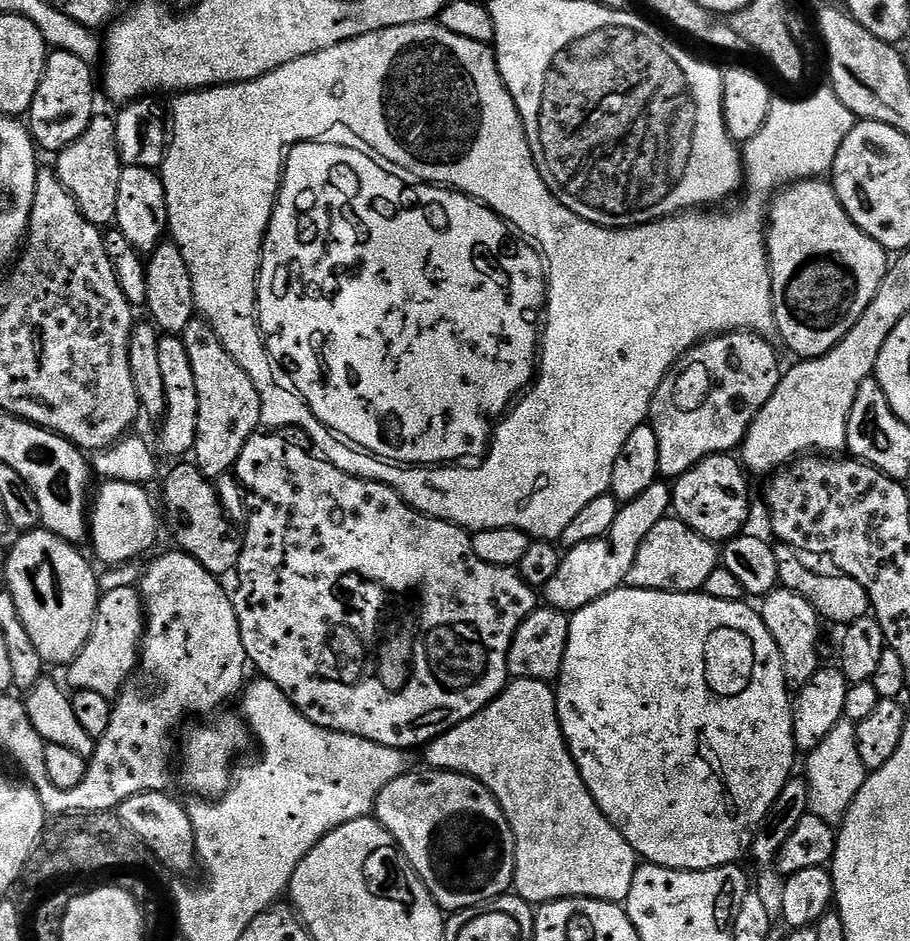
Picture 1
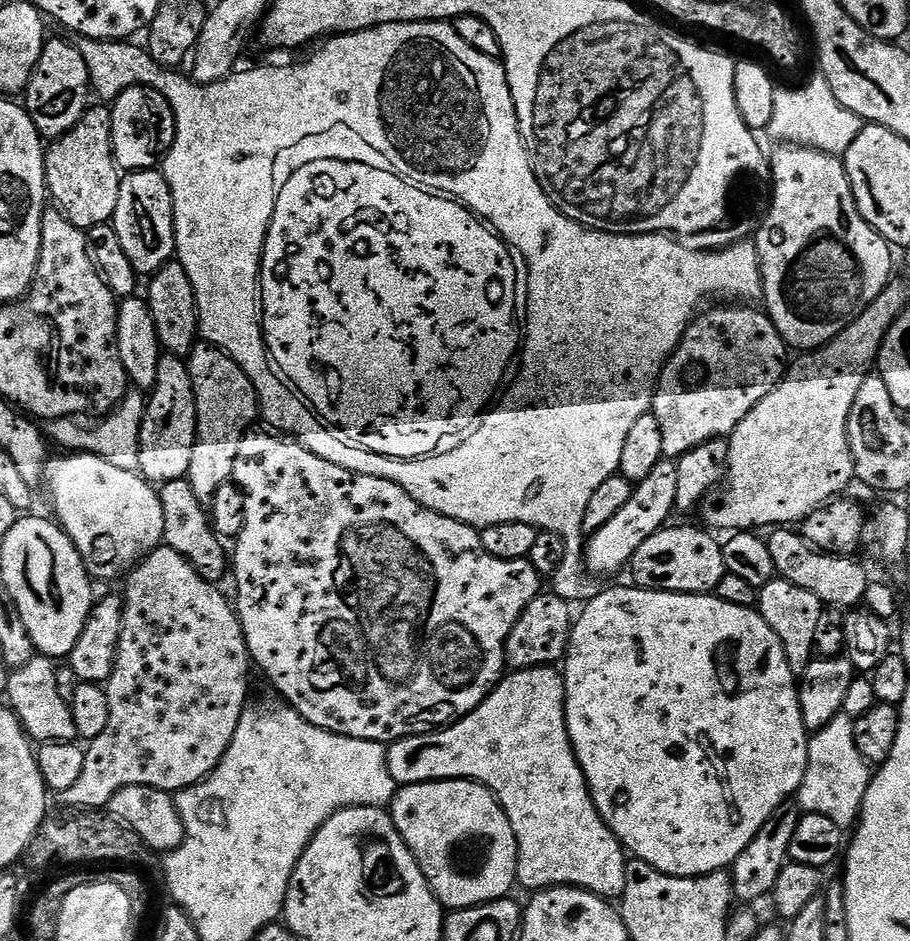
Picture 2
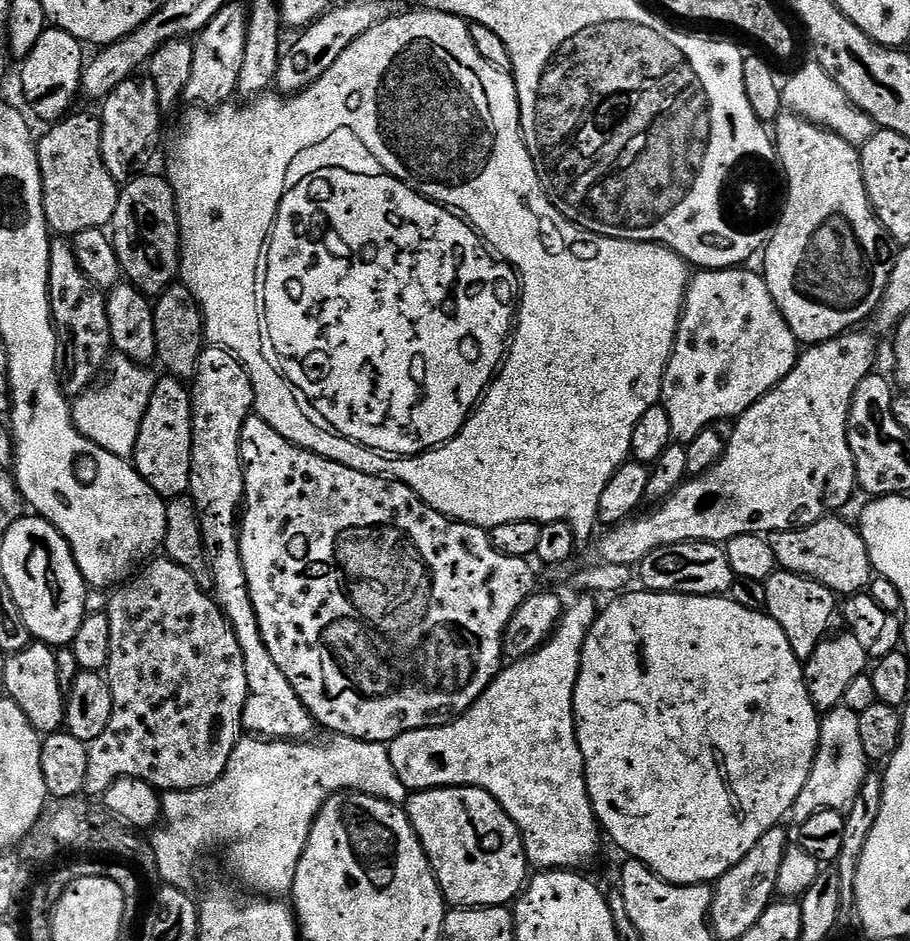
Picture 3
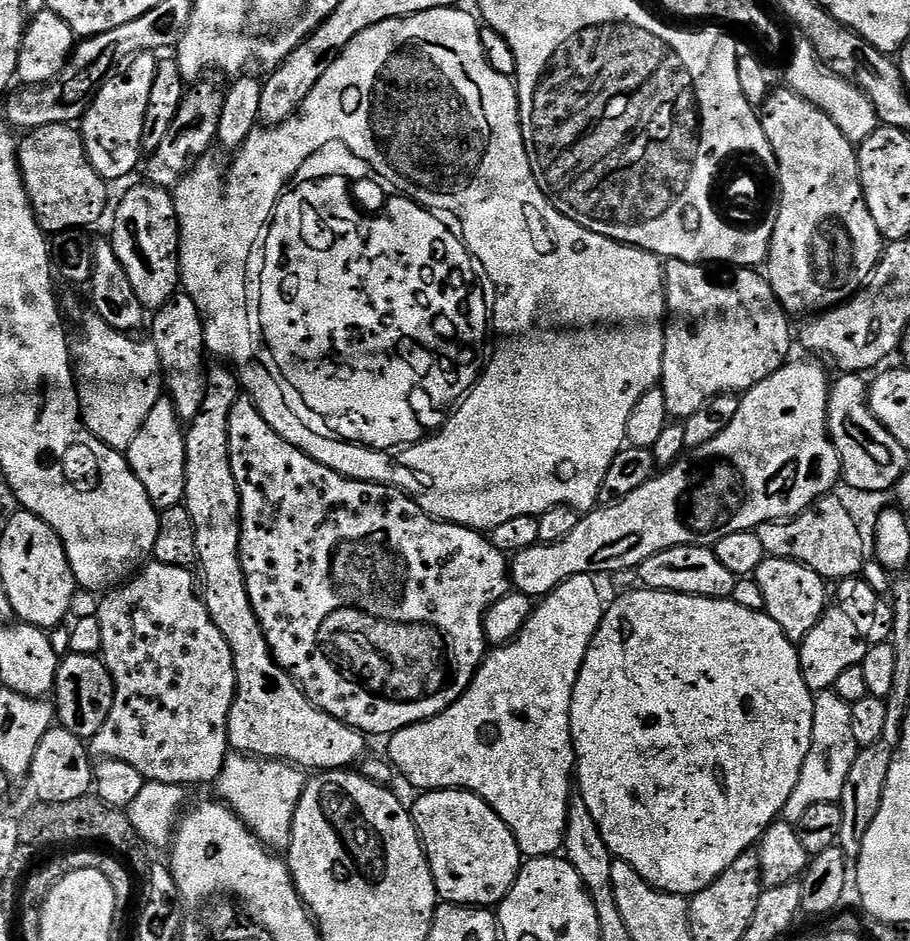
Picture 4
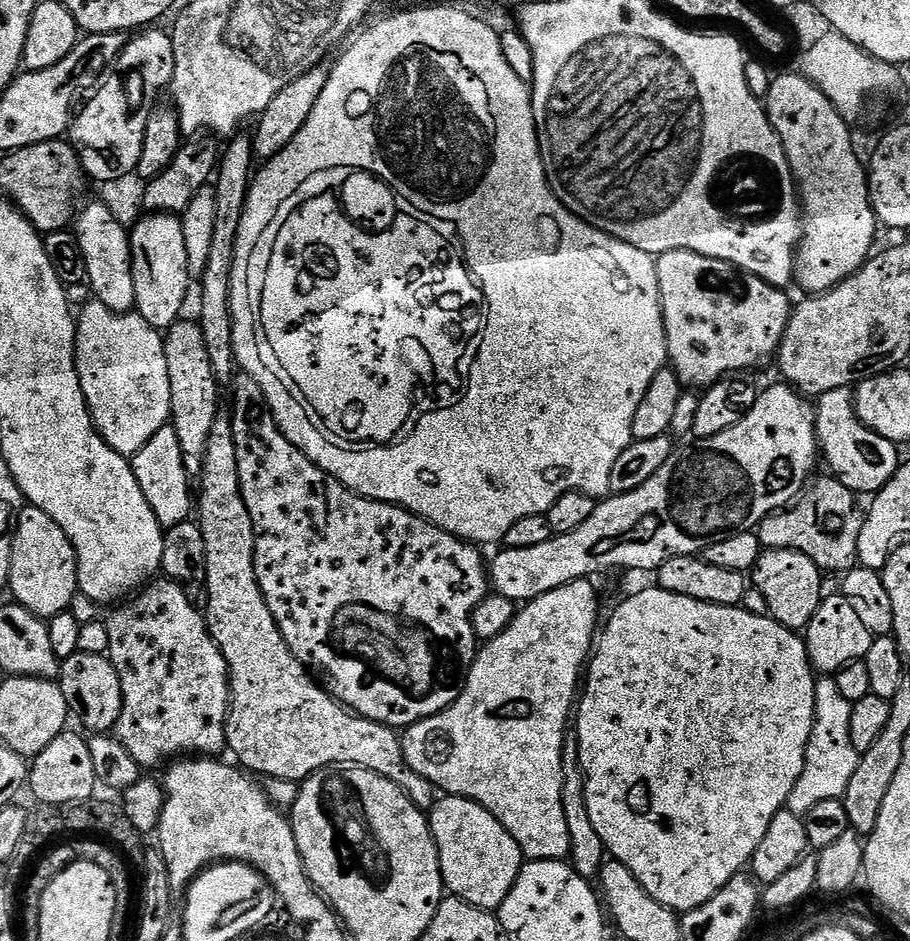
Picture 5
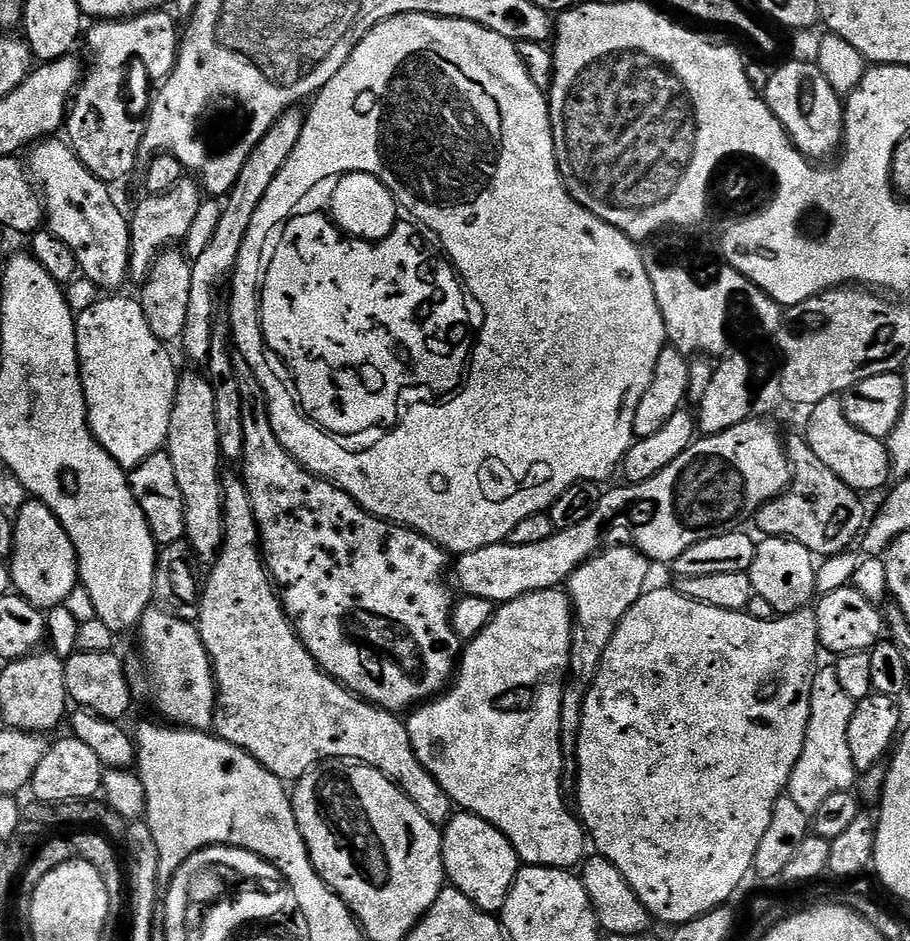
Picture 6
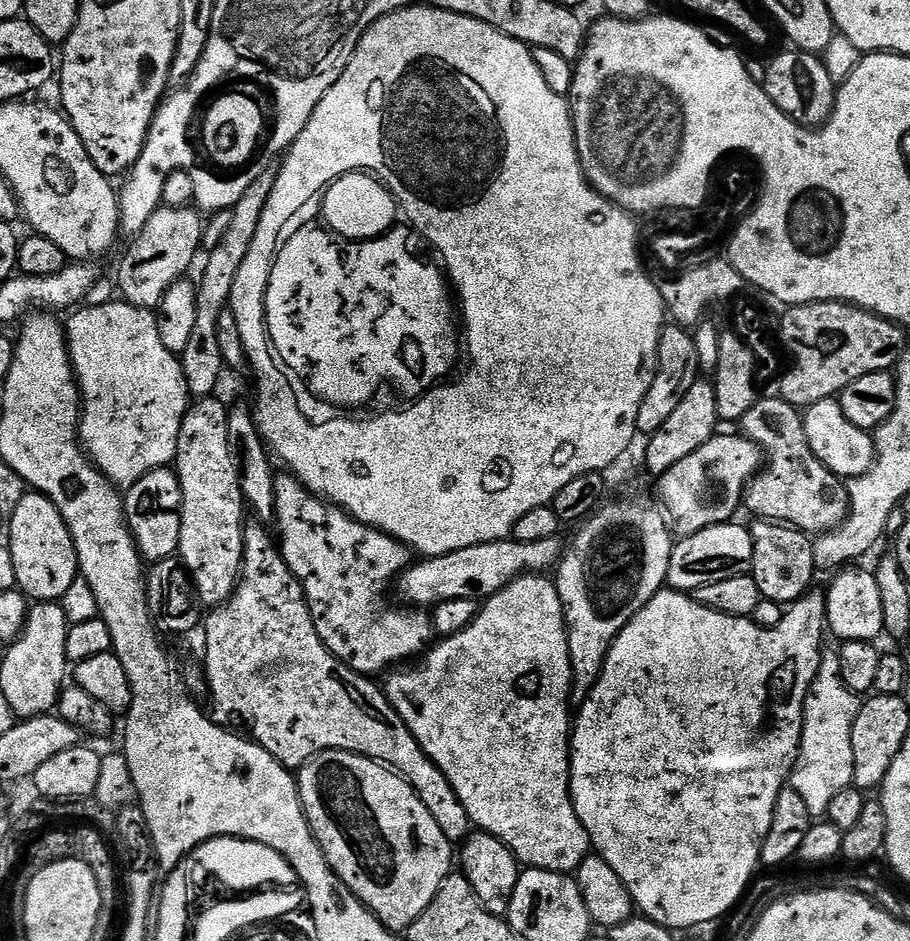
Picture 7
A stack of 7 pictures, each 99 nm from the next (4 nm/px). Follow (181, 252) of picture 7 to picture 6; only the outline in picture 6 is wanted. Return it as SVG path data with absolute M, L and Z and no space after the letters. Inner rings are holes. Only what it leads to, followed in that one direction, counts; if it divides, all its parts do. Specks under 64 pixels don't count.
M195 179L179 180L170 190L157 196L145 195L144 201L130 212L130 262L128 263L129 277L134 281L143 282L148 279L150 270L161 252L179 245L187 238L190 226L197 217L202 203L202 188Z

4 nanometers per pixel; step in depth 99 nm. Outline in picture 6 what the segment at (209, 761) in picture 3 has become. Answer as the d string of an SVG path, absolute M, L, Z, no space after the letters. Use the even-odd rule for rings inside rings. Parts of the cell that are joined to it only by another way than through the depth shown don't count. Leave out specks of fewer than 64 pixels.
M150 606L142 614L139 632L140 656L144 659L144 676L148 679L148 696L153 706L173 726L208 732L216 722L216 675L212 673L212 663L200 637L199 627L193 621L178 618L175 612L163 606Z

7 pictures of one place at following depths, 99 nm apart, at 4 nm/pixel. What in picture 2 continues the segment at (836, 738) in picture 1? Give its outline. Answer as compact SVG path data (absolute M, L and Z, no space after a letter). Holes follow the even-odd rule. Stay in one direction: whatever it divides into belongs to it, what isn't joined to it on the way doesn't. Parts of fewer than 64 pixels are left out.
M840 713L835 716L822 731L815 733L808 742L807 772L800 785L798 803L804 812L826 814L838 826L851 829L859 819L860 806L869 788L872 777L870 766L865 762L858 752L858 746L854 739L855 721L848 715Z

